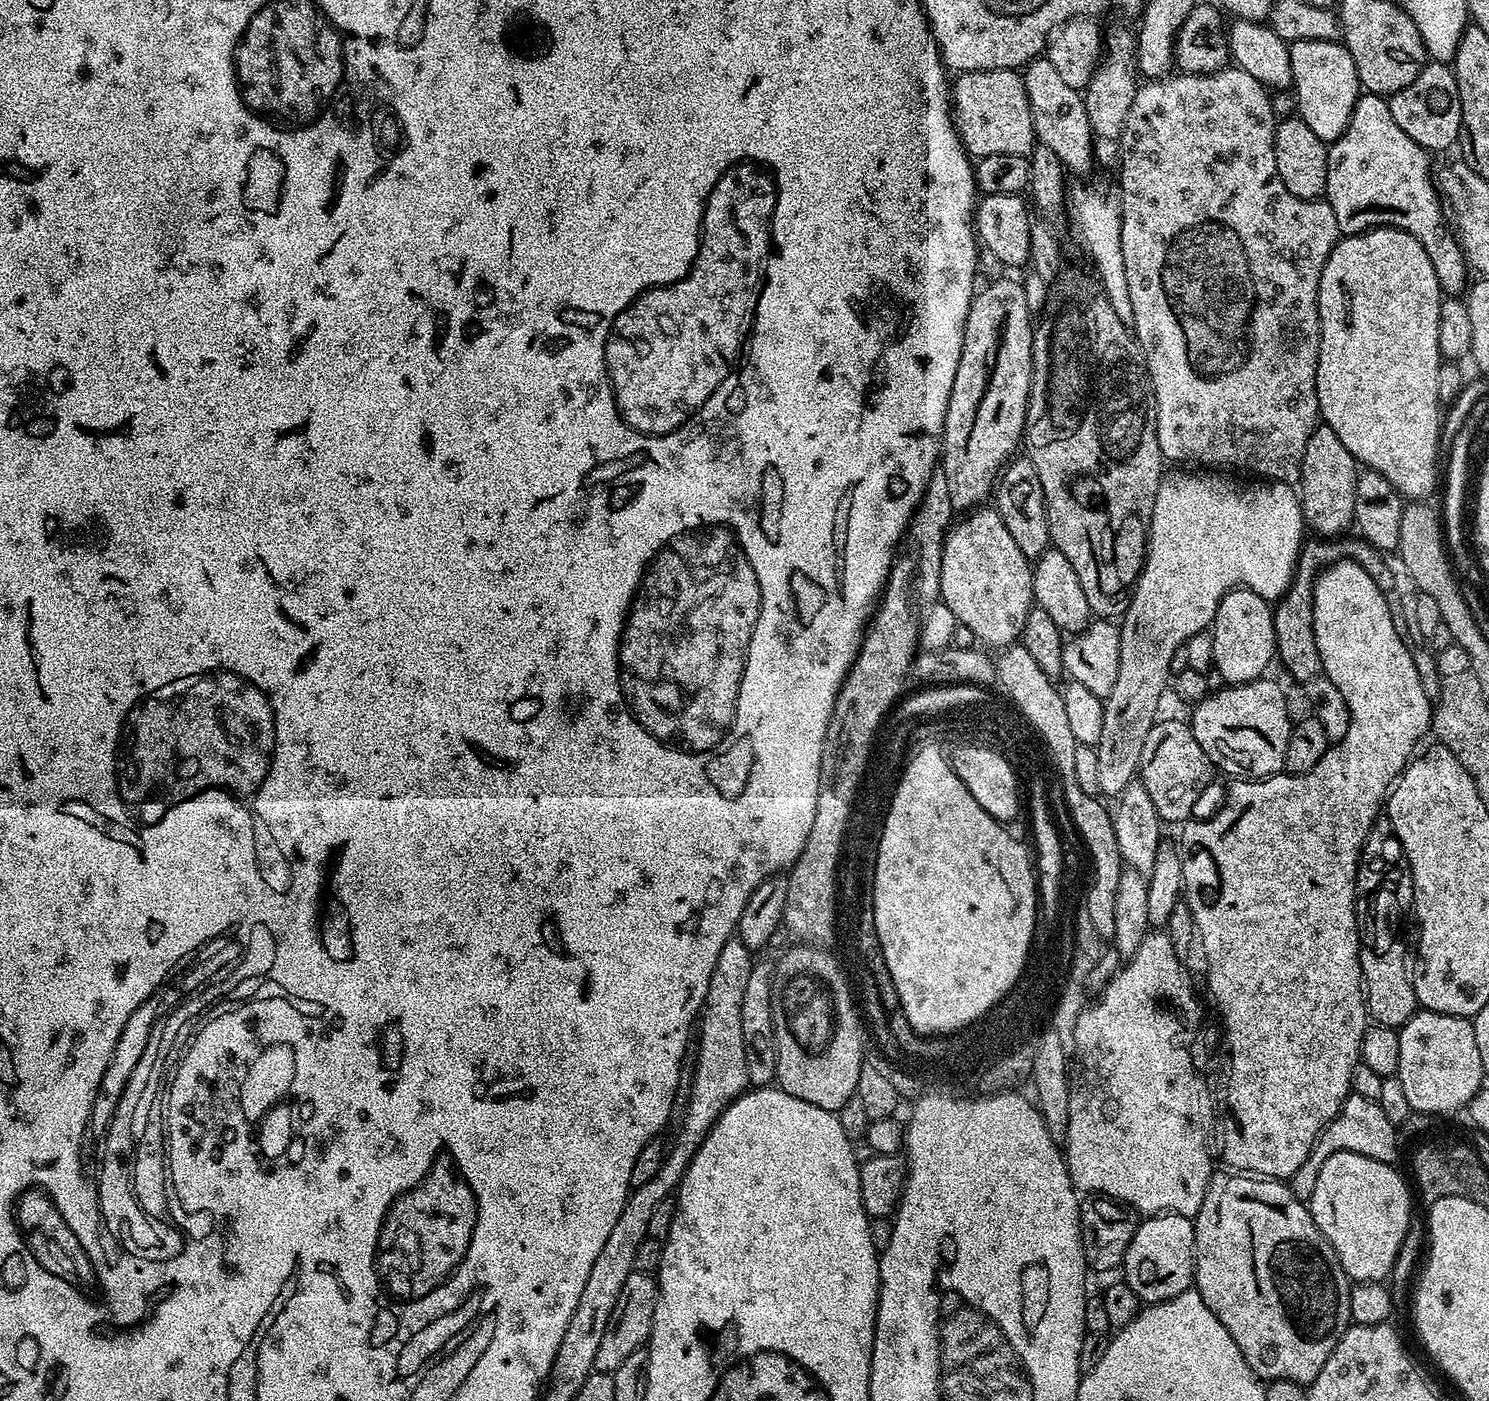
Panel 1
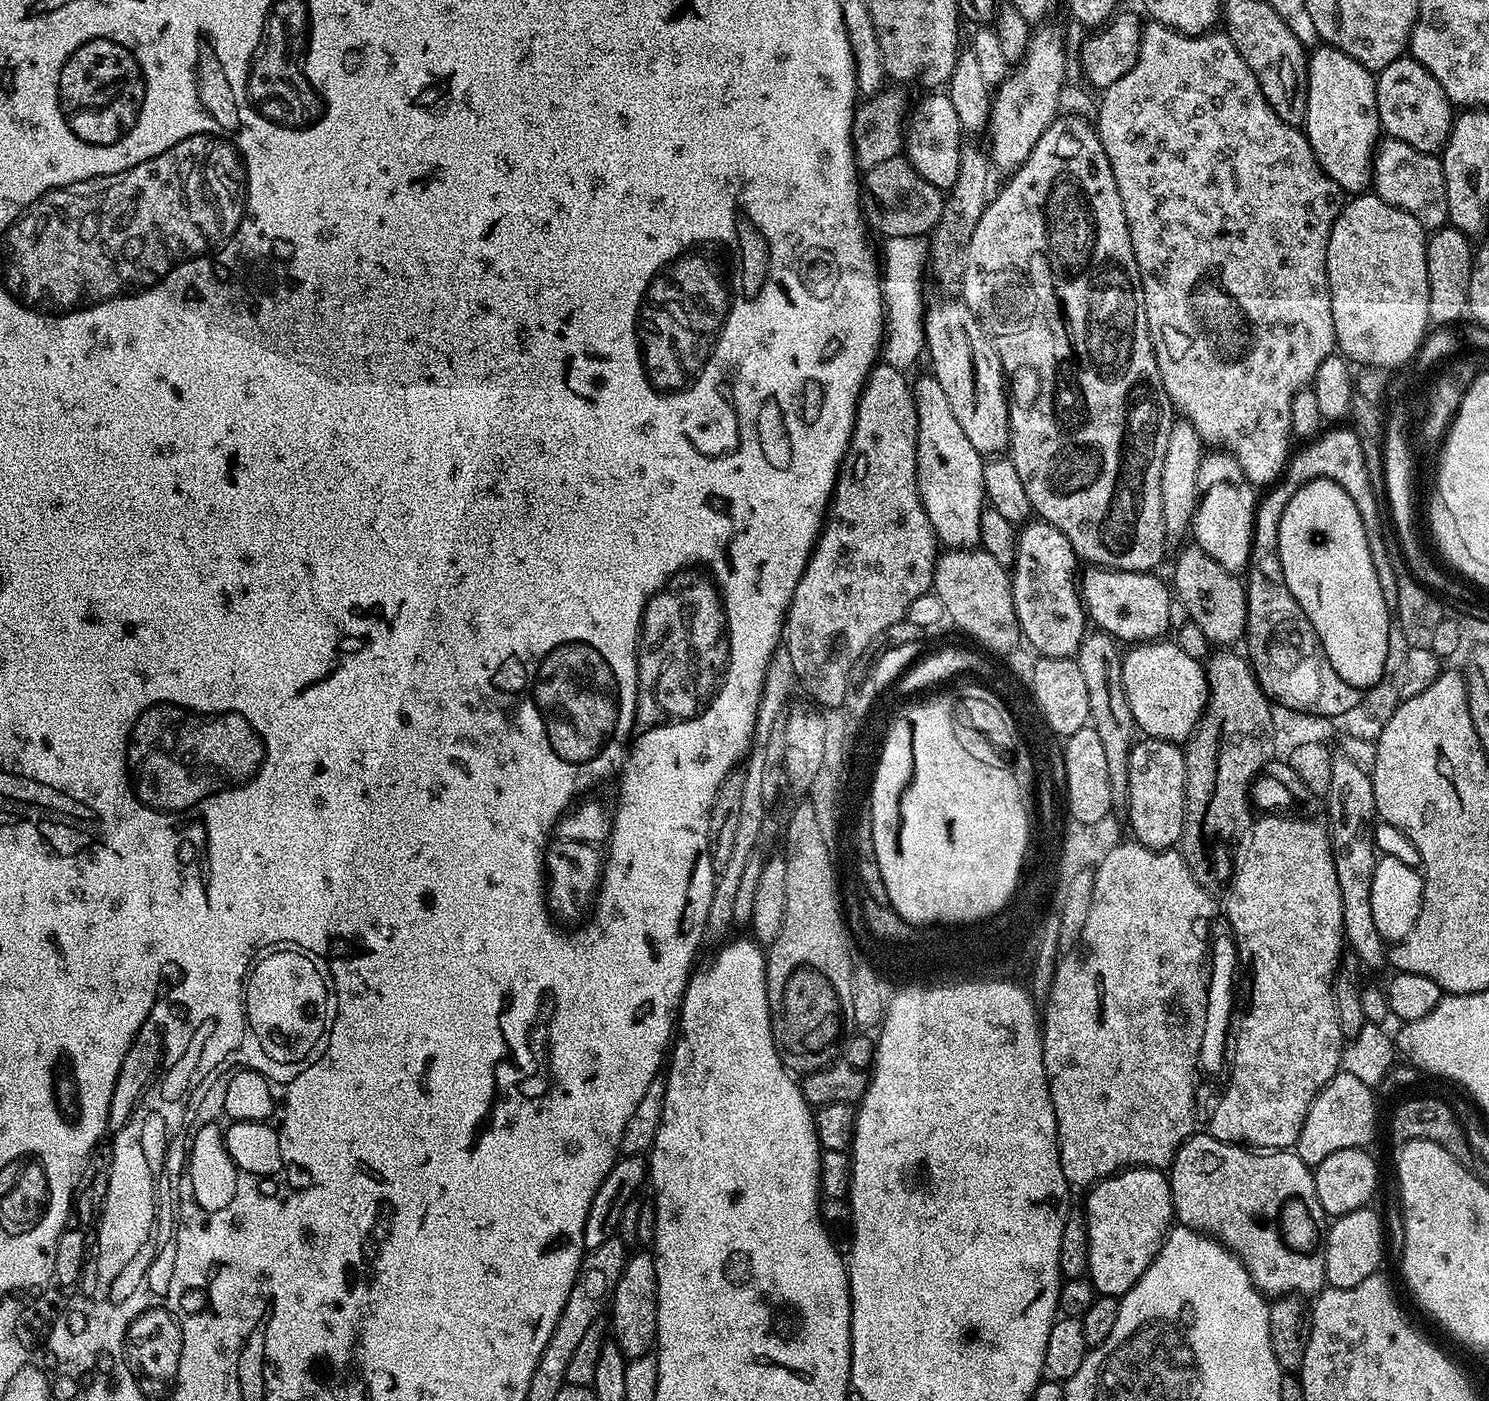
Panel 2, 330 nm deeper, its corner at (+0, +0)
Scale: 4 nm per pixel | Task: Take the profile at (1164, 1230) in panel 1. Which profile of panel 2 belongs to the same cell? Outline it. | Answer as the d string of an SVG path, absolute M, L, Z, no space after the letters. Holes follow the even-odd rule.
M1125 1168L1091 1185L1087 1192L1088 1197L1082 1203L1090 1242L1086 1276L1099 1295L1119 1298L1136 1285L1142 1274L1146 1274L1150 1262L1154 1262L1158 1250L1162 1250L1164 1240L1173 1227L1174 1213L1168 1177L1159 1168Z

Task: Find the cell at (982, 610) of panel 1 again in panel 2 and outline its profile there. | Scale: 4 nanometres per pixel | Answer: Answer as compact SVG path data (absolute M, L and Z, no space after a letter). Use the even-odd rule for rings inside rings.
M925 374L920 381L911 385L912 397L916 400L916 413L918 414L918 434L916 435L916 485L920 491L920 501L926 510L926 514L932 523L932 529L936 531L936 539L941 545L948 548L971 548L980 543L980 519L982 518L982 510L986 506L986 497L984 495L984 483L982 482L982 474L984 473L985 457L980 455L978 450L974 450L974 445L970 442L970 438L966 438L966 434L962 430L962 426L958 426L958 418L954 418L954 410L950 410L950 401L946 399L946 390L942 390L942 386L936 380L935 376Z

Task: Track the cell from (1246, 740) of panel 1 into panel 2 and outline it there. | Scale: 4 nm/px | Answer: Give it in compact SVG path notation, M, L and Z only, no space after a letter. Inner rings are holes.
M1171 639L1129 647L1122 656L1122 686L1137 729L1154 740L1184 742L1195 732L1208 706L1208 673L1201 661L1189 658Z

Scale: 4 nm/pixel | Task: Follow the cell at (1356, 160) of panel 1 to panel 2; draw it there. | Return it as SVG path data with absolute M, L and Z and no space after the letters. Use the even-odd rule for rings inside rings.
M1327 46L1313 47L1308 57L1308 101L1302 128L1316 160L1320 163L1321 172L1338 182L1344 193L1363 193L1371 185L1374 149L1382 136L1376 105L1376 76L1354 62L1350 54L1342 54L1342 50Z

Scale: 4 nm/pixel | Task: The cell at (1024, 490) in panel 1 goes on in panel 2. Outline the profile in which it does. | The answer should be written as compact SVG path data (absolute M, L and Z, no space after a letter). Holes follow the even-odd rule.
M944 298L948 300L940 300L937 304L929 303L924 314L924 343L926 345L927 359L932 359L931 375L935 376L936 380L942 386L942 390L946 390L946 399L950 401L950 410L954 410L954 418L958 418L958 426L962 426L962 430L966 434L966 438L970 438L970 442L974 445L974 450L978 450L980 455L985 458L995 457L997 454L1009 447L1010 433L1008 431L1008 393L1006 391L1006 377L1004 368L1000 364L1000 356L996 353L996 348L991 342L991 339L984 327L980 325L980 319L970 311L968 305L960 298Z

